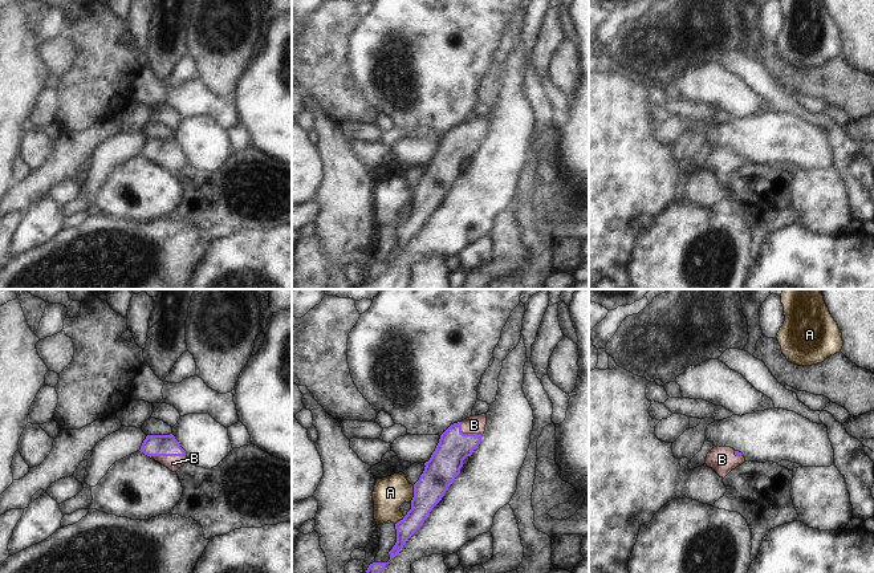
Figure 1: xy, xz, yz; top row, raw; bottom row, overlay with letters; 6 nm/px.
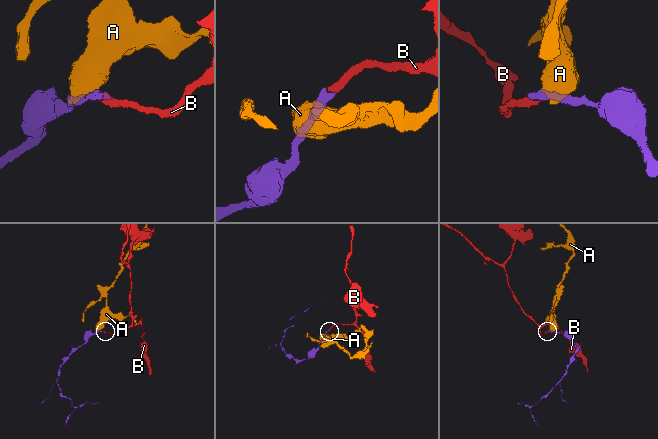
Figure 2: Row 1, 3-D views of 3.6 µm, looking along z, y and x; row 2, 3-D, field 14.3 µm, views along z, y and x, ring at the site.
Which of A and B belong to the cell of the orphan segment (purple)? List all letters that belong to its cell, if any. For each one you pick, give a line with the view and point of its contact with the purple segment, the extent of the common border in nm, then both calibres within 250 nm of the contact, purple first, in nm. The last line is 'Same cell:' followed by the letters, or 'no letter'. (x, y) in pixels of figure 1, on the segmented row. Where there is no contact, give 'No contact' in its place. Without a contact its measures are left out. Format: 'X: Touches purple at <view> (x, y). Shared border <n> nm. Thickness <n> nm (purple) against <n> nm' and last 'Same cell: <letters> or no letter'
B: Touches purple at xy (167, 455). Shared border 220 nm. Thickness 130 nm (purple) against 90 nm
Same cell: B.

